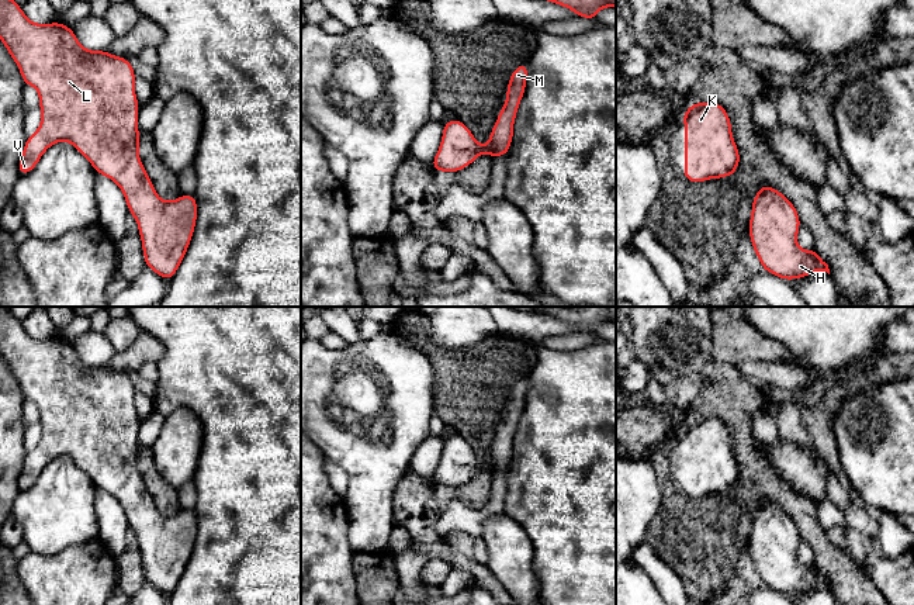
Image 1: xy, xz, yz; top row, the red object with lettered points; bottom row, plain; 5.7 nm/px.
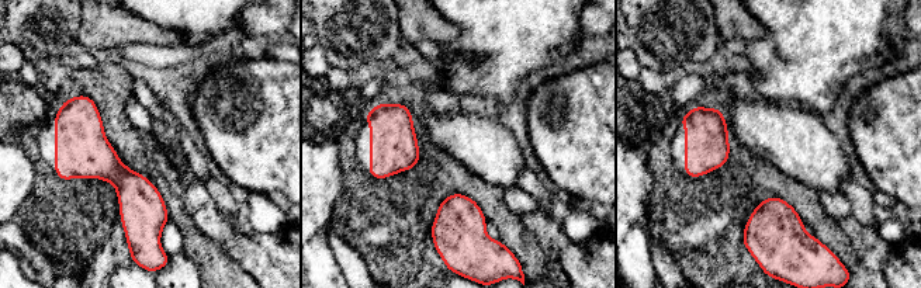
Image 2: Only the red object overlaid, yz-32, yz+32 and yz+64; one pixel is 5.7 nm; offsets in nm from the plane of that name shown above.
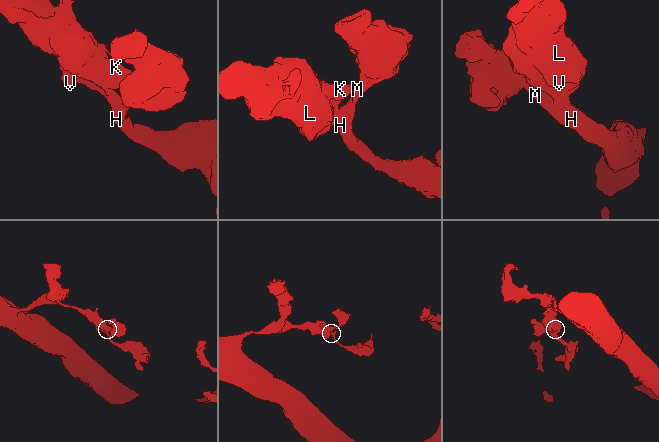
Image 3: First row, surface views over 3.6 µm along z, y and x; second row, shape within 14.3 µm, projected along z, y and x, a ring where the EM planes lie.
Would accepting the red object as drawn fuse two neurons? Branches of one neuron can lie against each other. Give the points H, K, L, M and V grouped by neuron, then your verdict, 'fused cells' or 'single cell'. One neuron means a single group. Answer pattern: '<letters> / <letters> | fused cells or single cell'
H K L M V | single cell

